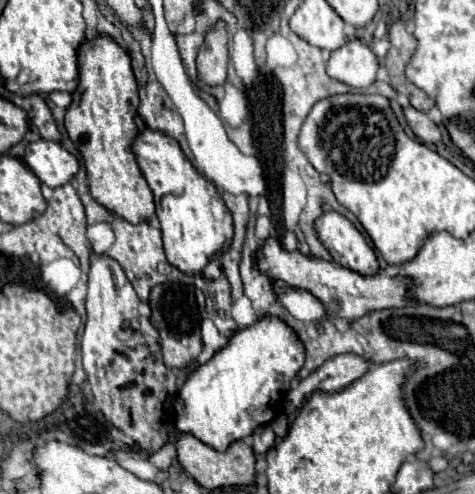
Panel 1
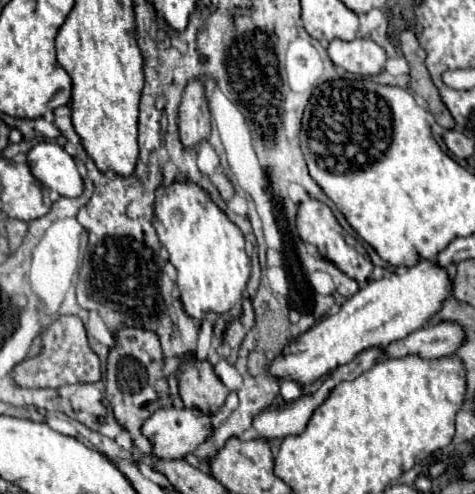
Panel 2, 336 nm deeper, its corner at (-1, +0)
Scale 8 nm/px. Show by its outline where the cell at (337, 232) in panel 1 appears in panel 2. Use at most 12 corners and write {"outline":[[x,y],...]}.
{"outline":[[319,200],[297,212],[303,242],[313,244],[359,284],[373,264]]}

